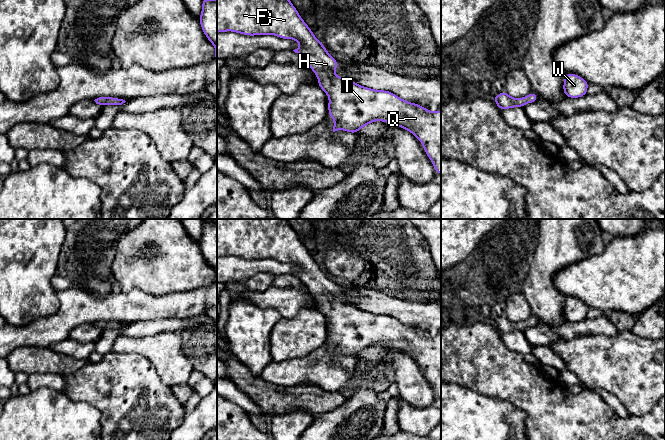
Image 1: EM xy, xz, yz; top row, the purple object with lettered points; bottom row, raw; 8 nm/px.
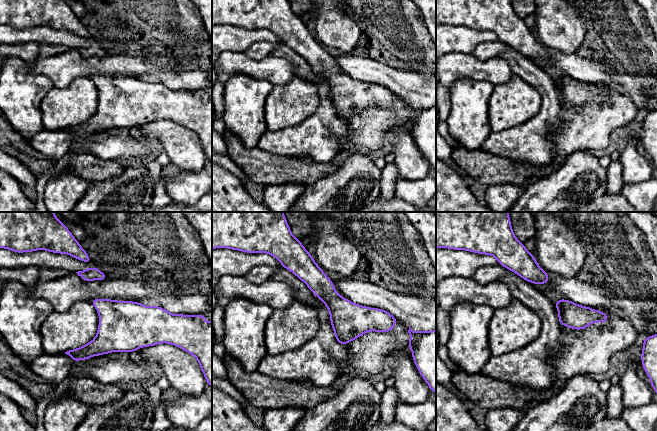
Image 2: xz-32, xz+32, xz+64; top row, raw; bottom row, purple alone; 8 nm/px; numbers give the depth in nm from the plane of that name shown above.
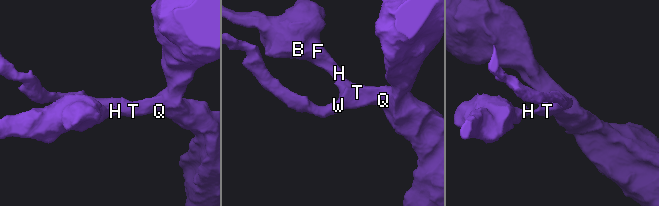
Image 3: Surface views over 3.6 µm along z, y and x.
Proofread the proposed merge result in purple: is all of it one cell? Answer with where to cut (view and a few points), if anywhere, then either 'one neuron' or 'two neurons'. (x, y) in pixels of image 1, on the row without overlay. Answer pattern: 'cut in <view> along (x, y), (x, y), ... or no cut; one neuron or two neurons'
no cut; one neuron

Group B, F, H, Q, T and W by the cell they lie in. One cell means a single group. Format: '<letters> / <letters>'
B F H Q T W

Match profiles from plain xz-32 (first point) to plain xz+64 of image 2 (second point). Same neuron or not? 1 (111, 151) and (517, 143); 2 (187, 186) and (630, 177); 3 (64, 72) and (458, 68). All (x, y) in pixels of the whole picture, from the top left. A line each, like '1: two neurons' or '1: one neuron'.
1: one neuron
2: two neurons
3: one neuron

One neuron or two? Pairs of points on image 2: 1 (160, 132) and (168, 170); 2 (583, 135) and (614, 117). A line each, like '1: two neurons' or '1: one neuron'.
1: two neurons
2: one neuron

